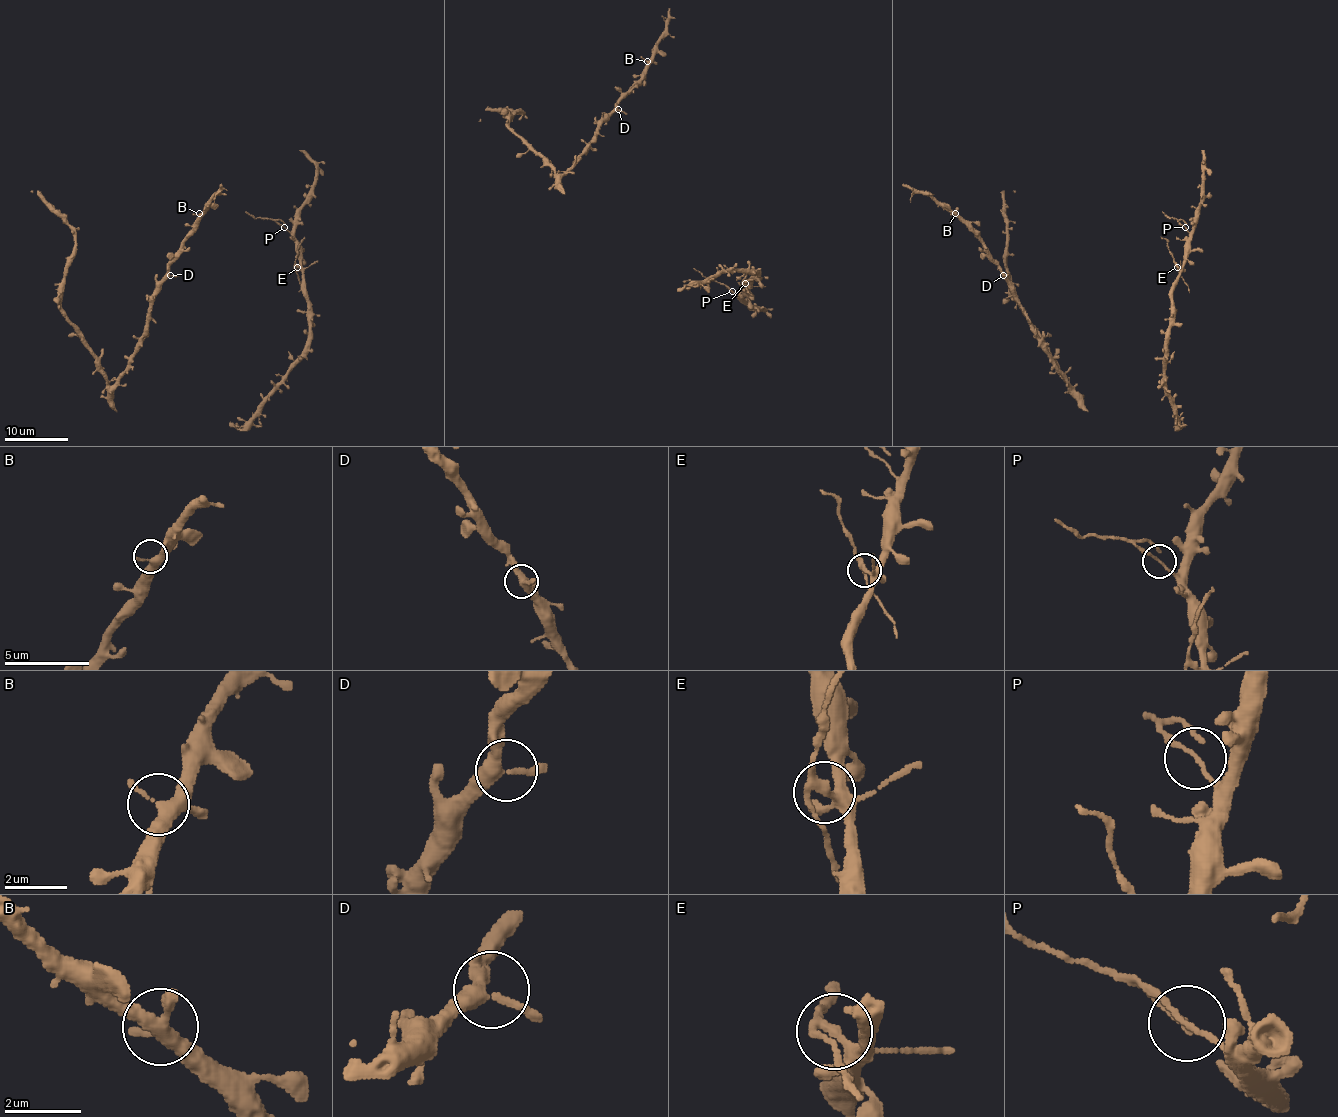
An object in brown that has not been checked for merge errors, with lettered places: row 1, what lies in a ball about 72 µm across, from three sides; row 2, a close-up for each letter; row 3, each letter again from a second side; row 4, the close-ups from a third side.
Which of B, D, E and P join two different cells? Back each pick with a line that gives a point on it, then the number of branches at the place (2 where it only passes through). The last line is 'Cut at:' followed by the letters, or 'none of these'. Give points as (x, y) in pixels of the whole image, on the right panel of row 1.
E: place (1177, 267); branches 5
P: place (1185, 227); branches 2
Cut at: E, P

